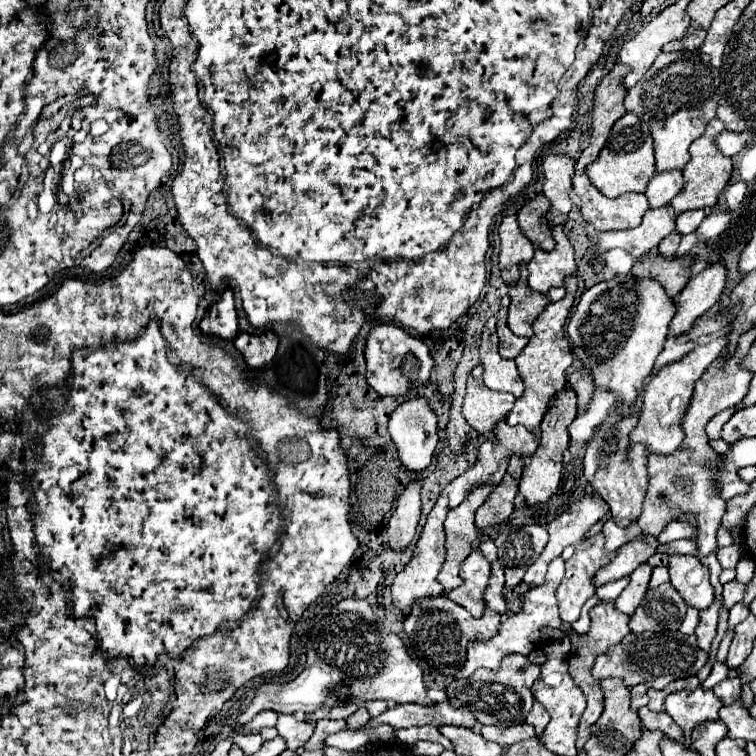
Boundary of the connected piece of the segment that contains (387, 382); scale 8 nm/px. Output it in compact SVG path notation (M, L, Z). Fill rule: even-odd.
M380 323L370 329L370 333L366 337L366 349L364 349L364 357L366 357L366 365L368 365L366 379L378 391L378 395L396 397L396 395L404 395L406 391L410 391L410 379L402 373L402 367L400 367L402 361L406 359L406 355L416 357L416 361L420 363L418 381L426 383L434 363L432 363L428 347L418 337L408 335L404 329L400 329L398 325L392 325L392 323Z

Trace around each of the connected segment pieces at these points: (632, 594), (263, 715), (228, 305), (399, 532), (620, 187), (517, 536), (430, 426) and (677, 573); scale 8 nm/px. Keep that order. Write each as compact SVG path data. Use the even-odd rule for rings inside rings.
M642 563L630 577L630 583L628 587L620 593L620 597L614 601L616 609L620 609L622 613L626 615L632 615L636 611L636 607L640 605L644 593L648 591L648 581L650 581L650 575L652 575L652 567Z
M260 711L246 727L242 727L242 733L258 733L262 727L274 727L278 721L278 713L272 711Z
M226 289L220 297L220 301L212 303L206 309L204 319L200 321L202 333L212 333L222 339L234 339L238 333L238 321L236 321L236 307L234 307L234 295L232 289Z
M410 481L402 495L398 497L398 507L394 509L390 521L388 521L388 533L390 533L390 545L396 551L402 551L410 545L414 539L418 521L420 521L420 481Z
M626 113L622 119L614 123L604 149L600 151L596 161L592 161L592 165L586 165L586 175L590 183L610 199L620 197L630 191L644 193L654 173L656 169L654 169L654 149L652 149L650 129L642 119L638 119L632 113Z
M542 525L504 527L494 541L498 547L498 561L504 565L506 587L516 587L526 569L544 551L548 543L548 531Z
M418 395L418 397L412 397L412 399L400 403L390 415L388 429L390 429L392 441L398 447L398 457L404 467L408 467L410 471L422 471L430 465L432 453L438 443L438 435L436 435L436 415L430 409L426 397Z
M670 555L670 583L682 595L688 607L698 611L708 609L714 601L714 591L710 585L708 567L700 563L694 555Z

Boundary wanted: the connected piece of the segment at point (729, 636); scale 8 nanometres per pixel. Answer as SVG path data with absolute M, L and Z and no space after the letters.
M728 630L726 635L722 639L722 641L719 645L718 652L716 654L716 660L717 661L722 661L722 662L726 661L727 654L728 654L728 651L729 651L729 647L730 647L730 644L732 642L734 635L735 635L734 630Z

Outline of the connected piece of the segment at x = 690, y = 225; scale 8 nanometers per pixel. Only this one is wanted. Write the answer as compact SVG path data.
M694 209L694 211L684 211L676 217L674 221L674 229L680 233L680 235L688 235L692 231L698 229L700 221L704 219L704 211L702 209Z

